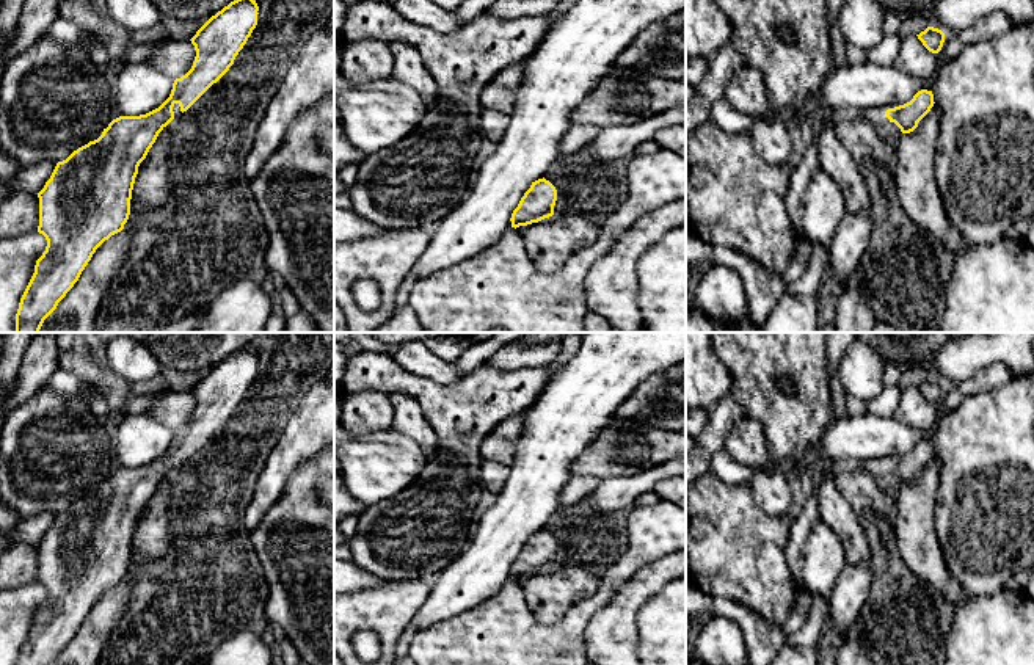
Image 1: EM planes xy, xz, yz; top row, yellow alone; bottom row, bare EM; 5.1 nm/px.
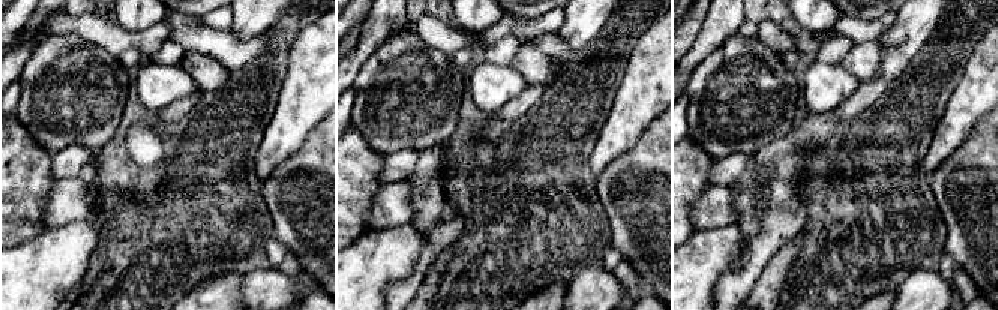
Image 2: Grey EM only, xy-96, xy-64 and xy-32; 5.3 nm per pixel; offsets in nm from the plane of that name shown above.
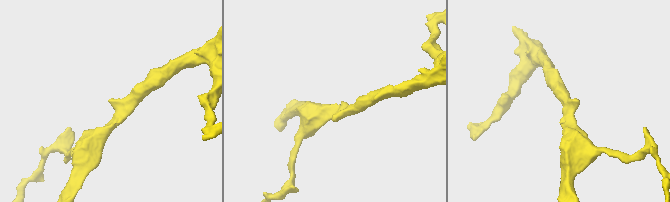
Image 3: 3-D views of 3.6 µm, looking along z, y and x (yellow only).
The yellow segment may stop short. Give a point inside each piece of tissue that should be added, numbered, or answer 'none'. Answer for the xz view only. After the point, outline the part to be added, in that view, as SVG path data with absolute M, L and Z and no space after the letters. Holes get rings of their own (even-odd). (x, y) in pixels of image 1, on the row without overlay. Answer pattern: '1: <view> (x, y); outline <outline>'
none

